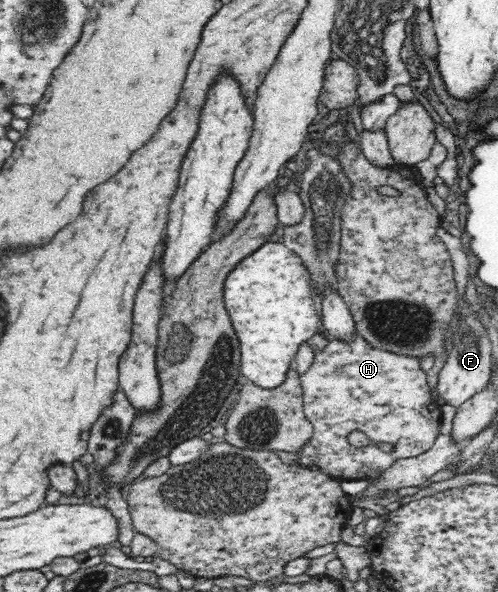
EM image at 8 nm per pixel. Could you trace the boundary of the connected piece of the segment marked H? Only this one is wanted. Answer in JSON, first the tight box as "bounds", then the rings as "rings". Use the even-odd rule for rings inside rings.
{"bounds":[293,331,441,481],"rings":[[[357,331],[349,339],[335,338],[323,344],[321,351],[315,350],[313,365],[300,375],[300,384],[304,399],[304,414],[314,427],[307,443],[301,450],[293,453],[298,458],[298,466],[305,469],[319,470],[340,481],[374,481],[388,471],[397,459],[408,459],[427,452],[440,434],[441,406],[433,400],[427,386],[427,374],[421,368],[419,357],[373,347]],[[353,431],[363,432],[371,440],[371,444],[360,448],[353,447],[348,441],[349,434]],[[379,443],[391,443],[395,448],[393,453],[380,451],[377,448]]]}

